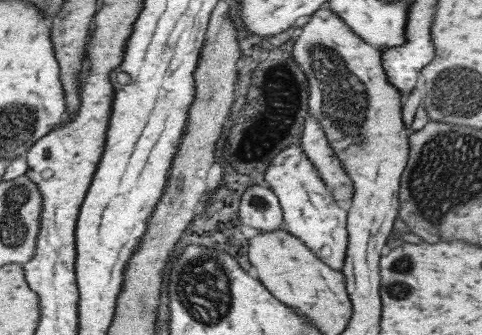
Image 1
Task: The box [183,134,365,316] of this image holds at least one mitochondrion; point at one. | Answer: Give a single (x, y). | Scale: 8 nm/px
(259, 204)

